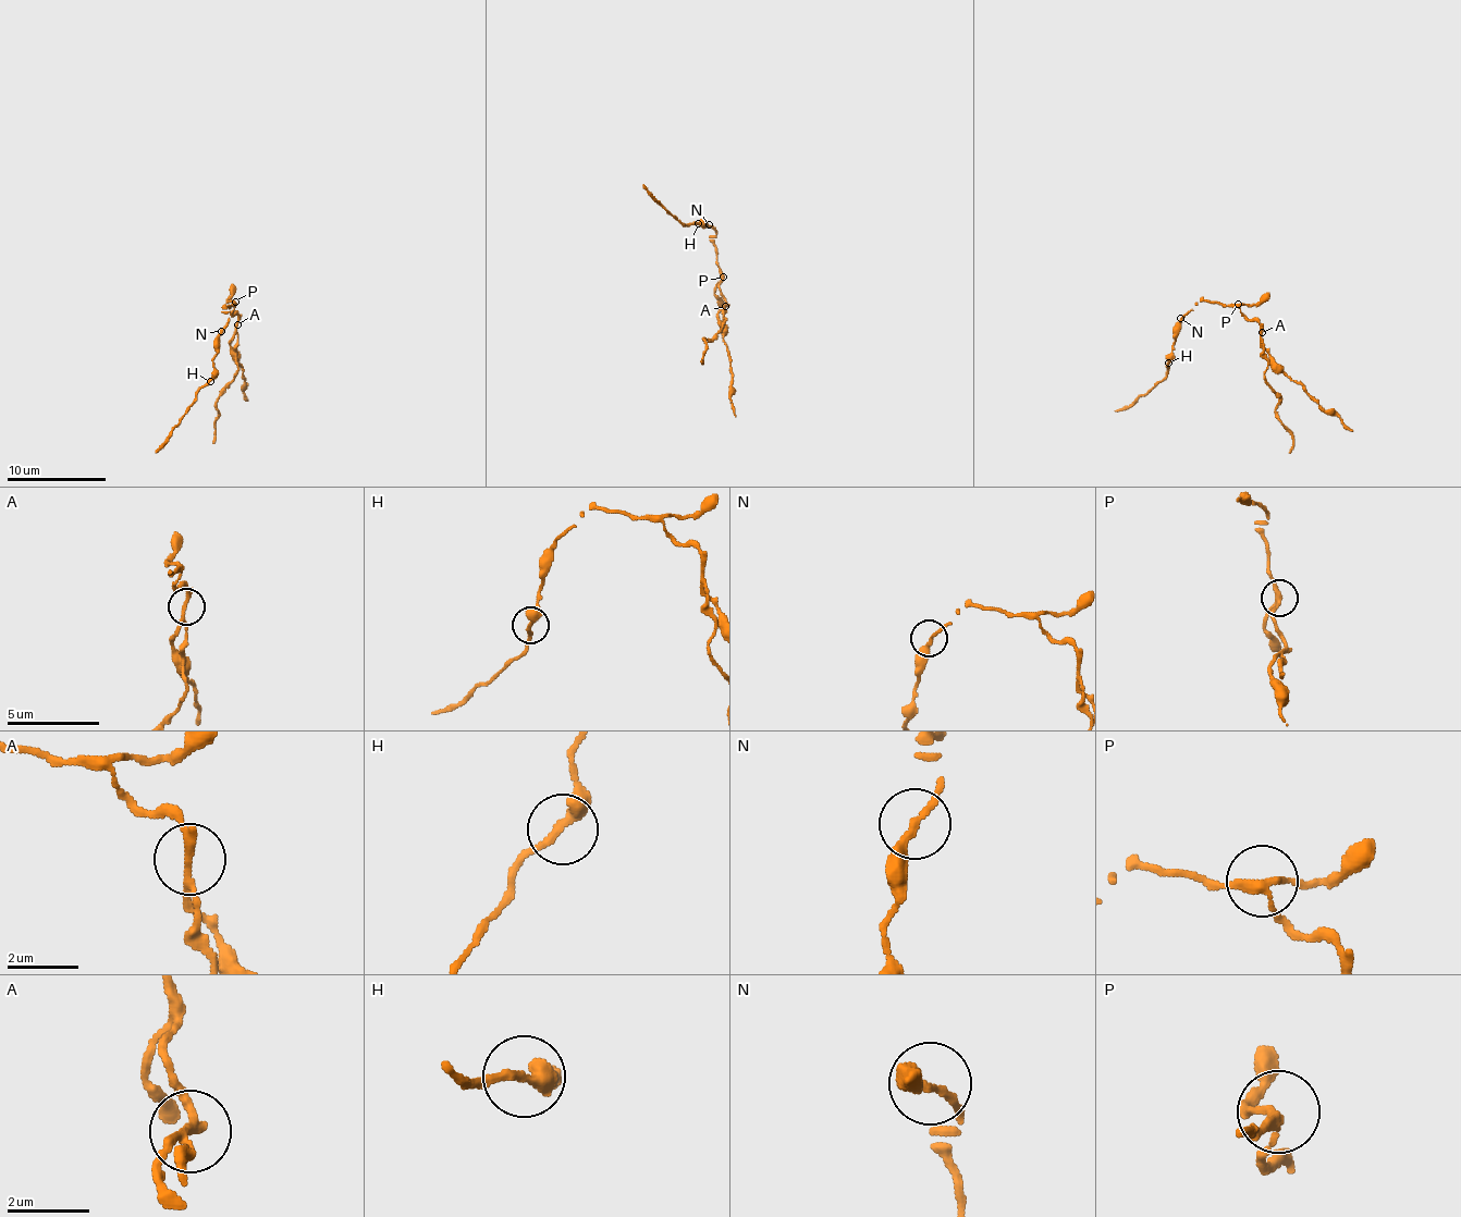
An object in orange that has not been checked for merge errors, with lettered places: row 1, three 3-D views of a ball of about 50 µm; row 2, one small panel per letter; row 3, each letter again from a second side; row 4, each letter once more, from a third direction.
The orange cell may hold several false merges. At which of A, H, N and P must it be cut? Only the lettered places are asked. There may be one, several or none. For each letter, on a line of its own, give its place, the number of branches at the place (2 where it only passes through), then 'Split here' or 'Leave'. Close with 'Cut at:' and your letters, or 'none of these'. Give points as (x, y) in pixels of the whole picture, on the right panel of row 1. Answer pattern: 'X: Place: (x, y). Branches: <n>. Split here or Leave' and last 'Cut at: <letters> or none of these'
A: Place: (1262, 332). Branches: 3. Split here
H: Place: (1168, 363). Branches: 2. Leave
N: Place: (1180, 318). Branches: 2. Leave
P: Place: (1238, 304). Branches: 3. Leave
Cut at: A

